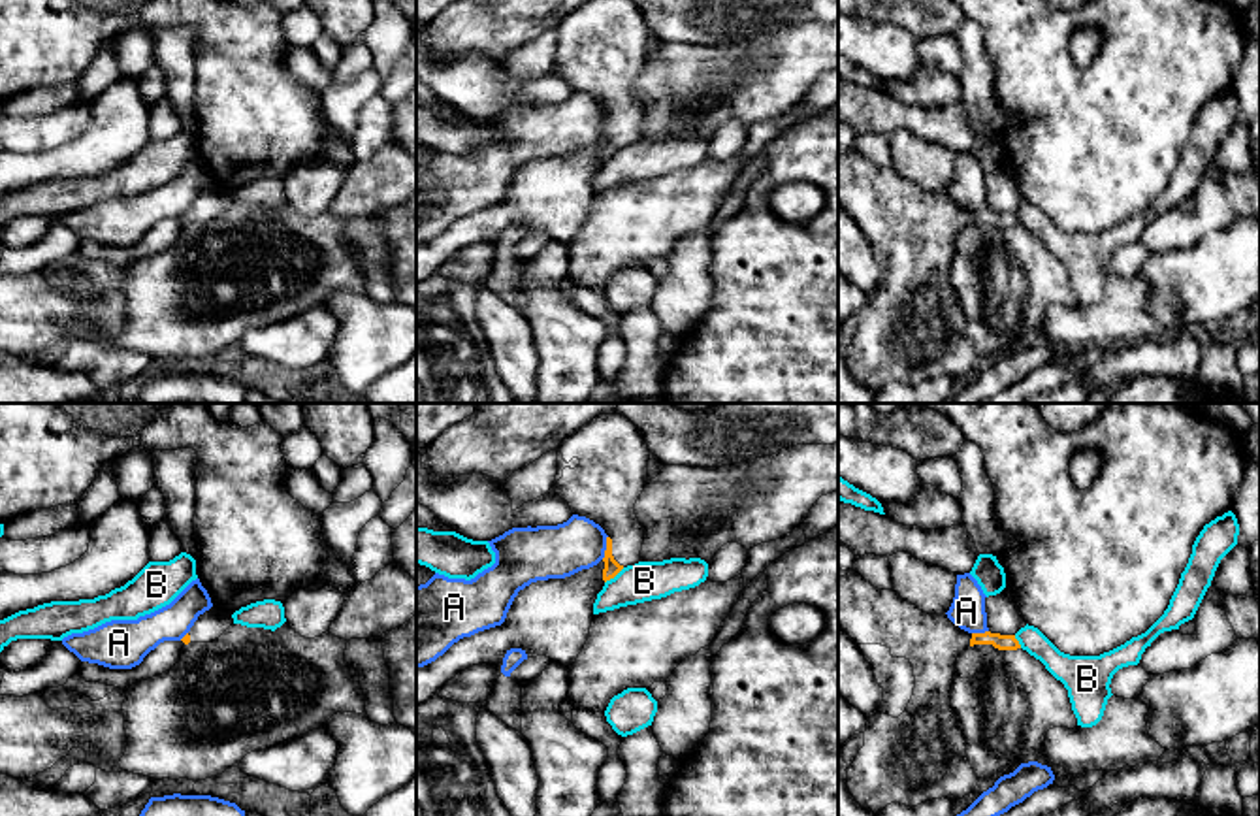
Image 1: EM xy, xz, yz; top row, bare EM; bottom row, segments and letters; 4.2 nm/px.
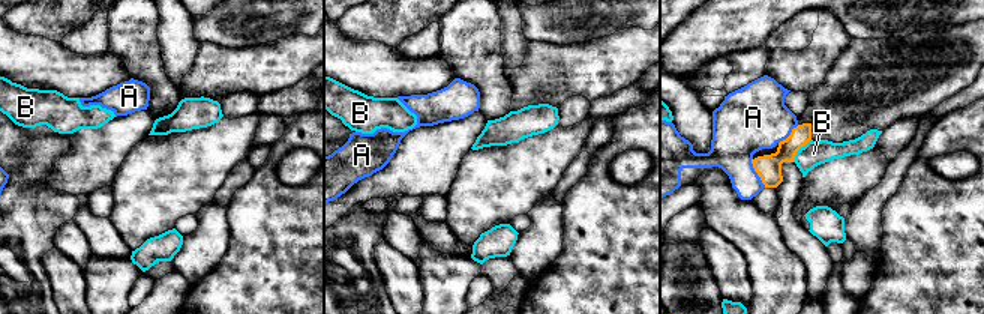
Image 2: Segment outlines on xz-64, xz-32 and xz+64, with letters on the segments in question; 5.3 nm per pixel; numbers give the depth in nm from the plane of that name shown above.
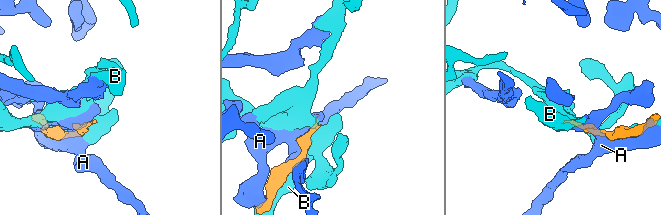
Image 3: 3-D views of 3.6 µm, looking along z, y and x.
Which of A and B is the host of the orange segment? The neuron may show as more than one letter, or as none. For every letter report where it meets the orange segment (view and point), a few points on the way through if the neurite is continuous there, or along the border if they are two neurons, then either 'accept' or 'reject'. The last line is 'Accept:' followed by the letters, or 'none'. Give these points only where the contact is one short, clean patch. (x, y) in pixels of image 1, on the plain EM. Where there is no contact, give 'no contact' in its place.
A: contact xz (607, 125); reject
B: contact xz (614, 153); reject
Accept: none

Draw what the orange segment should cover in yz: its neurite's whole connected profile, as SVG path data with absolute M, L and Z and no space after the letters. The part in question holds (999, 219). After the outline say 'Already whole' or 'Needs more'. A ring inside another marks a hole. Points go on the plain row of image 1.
M838 147L838 202L870 241L883 279L866 300L864 324L848 345L848 367L870 392L891 381L917 384L932 377L957 379L979 360L966 334L966 317L951 286L951 260L966 224L1021 226L1015 213L968 211L947 192L929 192L904 179L893 166L878 168L853 147Z. Needs more

